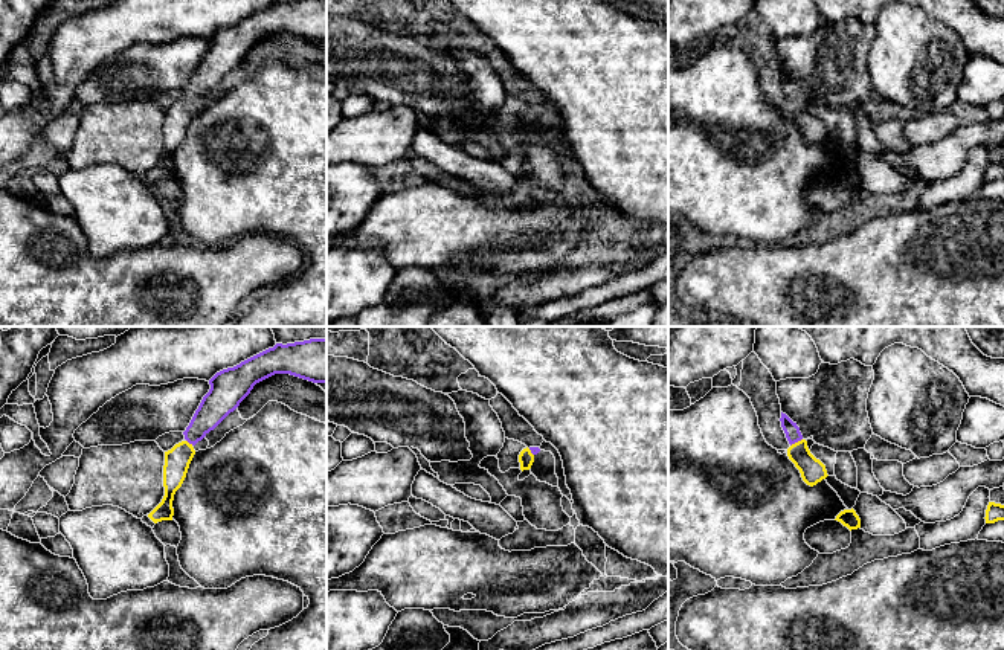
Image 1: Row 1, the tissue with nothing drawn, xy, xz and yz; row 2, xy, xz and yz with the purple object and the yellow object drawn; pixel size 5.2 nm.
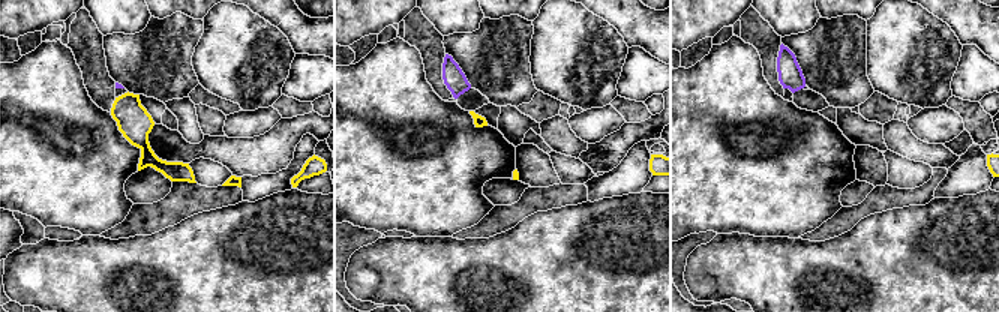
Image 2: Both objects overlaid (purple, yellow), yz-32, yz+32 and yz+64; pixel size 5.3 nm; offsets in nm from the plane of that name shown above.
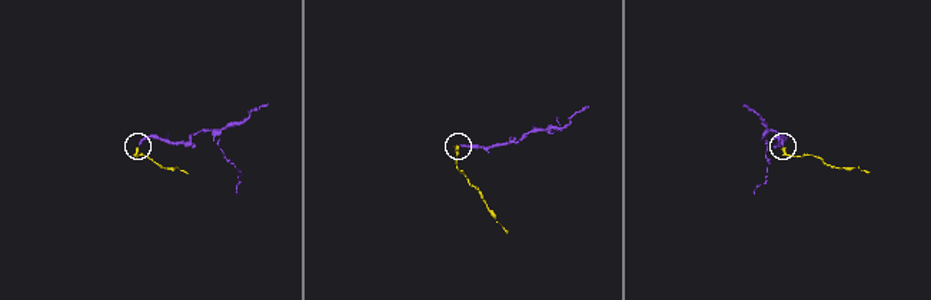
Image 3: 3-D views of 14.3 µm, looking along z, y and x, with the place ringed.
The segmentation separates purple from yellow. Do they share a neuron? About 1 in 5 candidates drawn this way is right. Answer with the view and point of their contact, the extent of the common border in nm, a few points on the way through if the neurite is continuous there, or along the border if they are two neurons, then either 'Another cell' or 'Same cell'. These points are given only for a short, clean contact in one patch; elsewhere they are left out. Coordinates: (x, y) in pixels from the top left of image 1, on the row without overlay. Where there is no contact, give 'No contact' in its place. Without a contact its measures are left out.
Touches purple at yz (795, 99). Shared border 80 nm. Path across: yz (792, 90), (795, 99), (798, 112), (812, 128). Same cell

